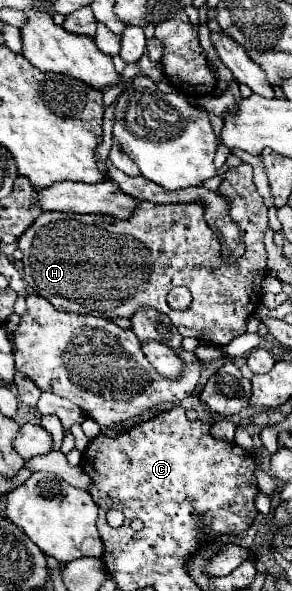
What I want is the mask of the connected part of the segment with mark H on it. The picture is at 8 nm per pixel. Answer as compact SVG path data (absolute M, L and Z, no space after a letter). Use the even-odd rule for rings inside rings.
M240 164L226 172L226 178L218 190L218 194L230 200L230 216L238 222L242 240L246 242L246 252L234 262L228 262L220 256L220 240L218 236L204 224L202 206L200 204L152 204L140 202L138 210L130 220L112 220L110 216L96 214L62 214L62 212L44 212L32 228L18 240L18 248L24 254L24 278L36 290L38 296L46 298L54 308L64 312L92 314L104 316L108 320L114 318L130 318L136 308L150 306L158 312L170 316L172 324L178 328L182 336L198 338L200 342L208 342L214 346L226 346L236 336L246 332L246 322L252 312L262 302L262 280L266 272L266 248L264 248L264 230L268 228L266 204L256 192L252 184L252 168L248 164ZM186 286L192 292L190 310L172 310L166 302L168 288Z

